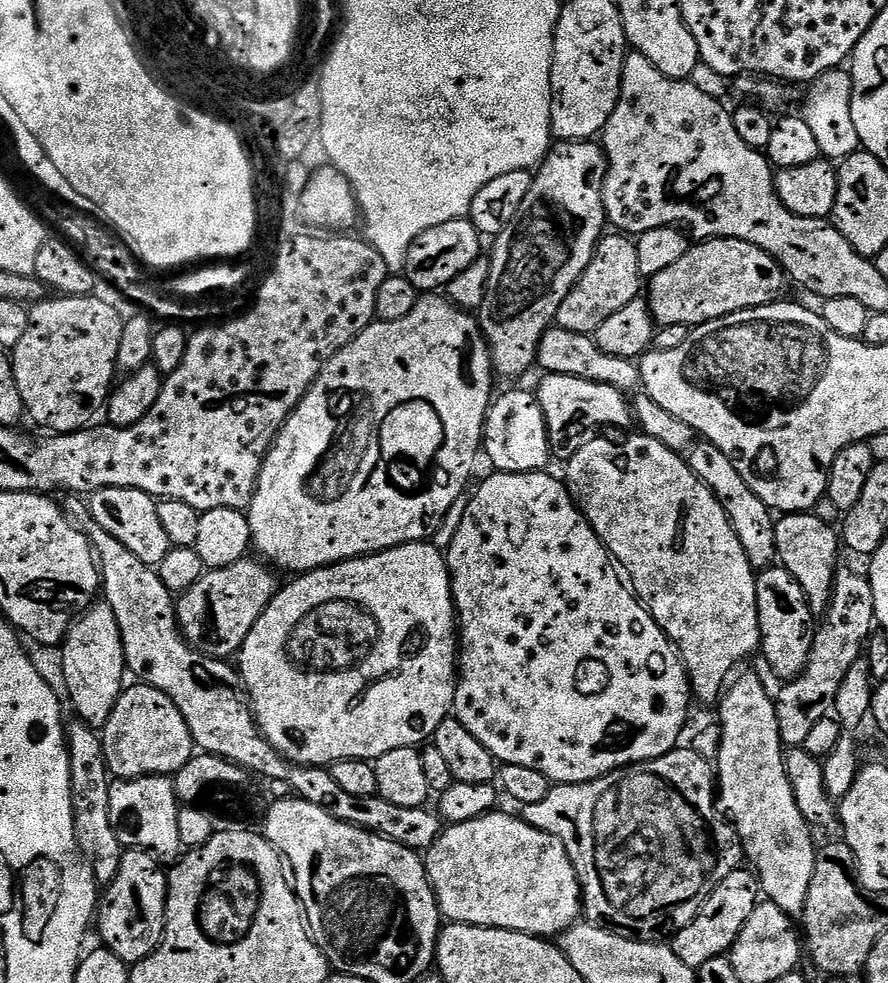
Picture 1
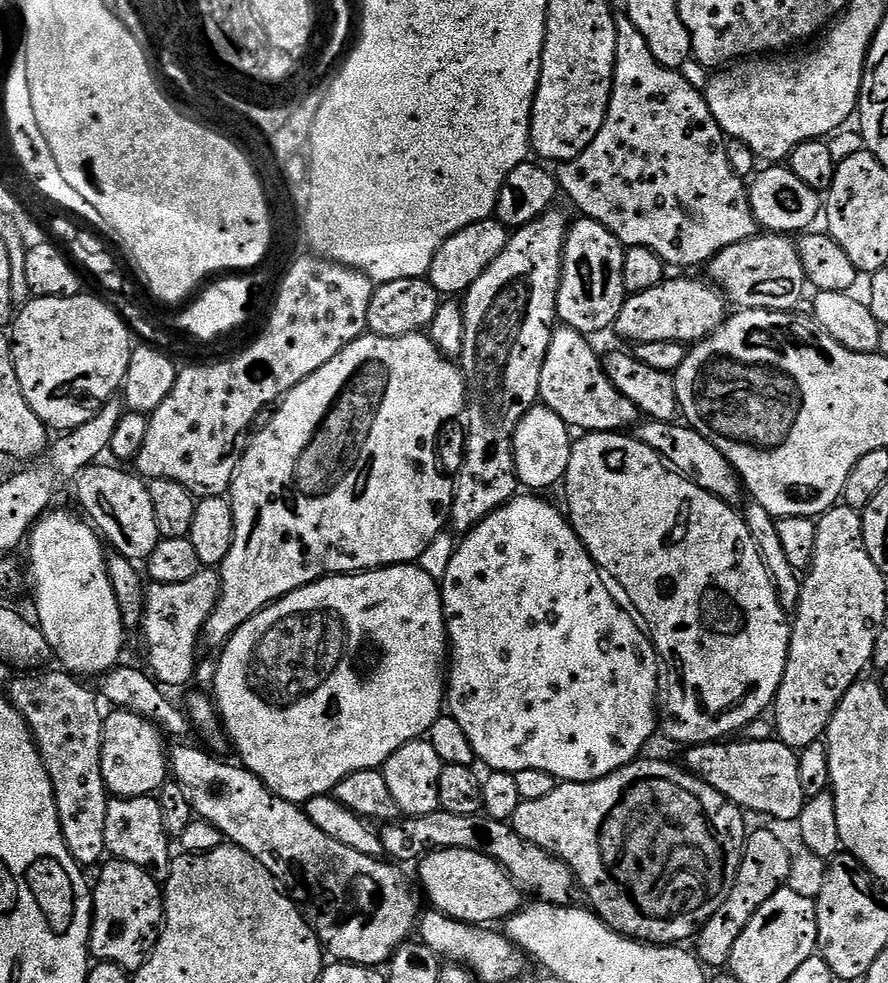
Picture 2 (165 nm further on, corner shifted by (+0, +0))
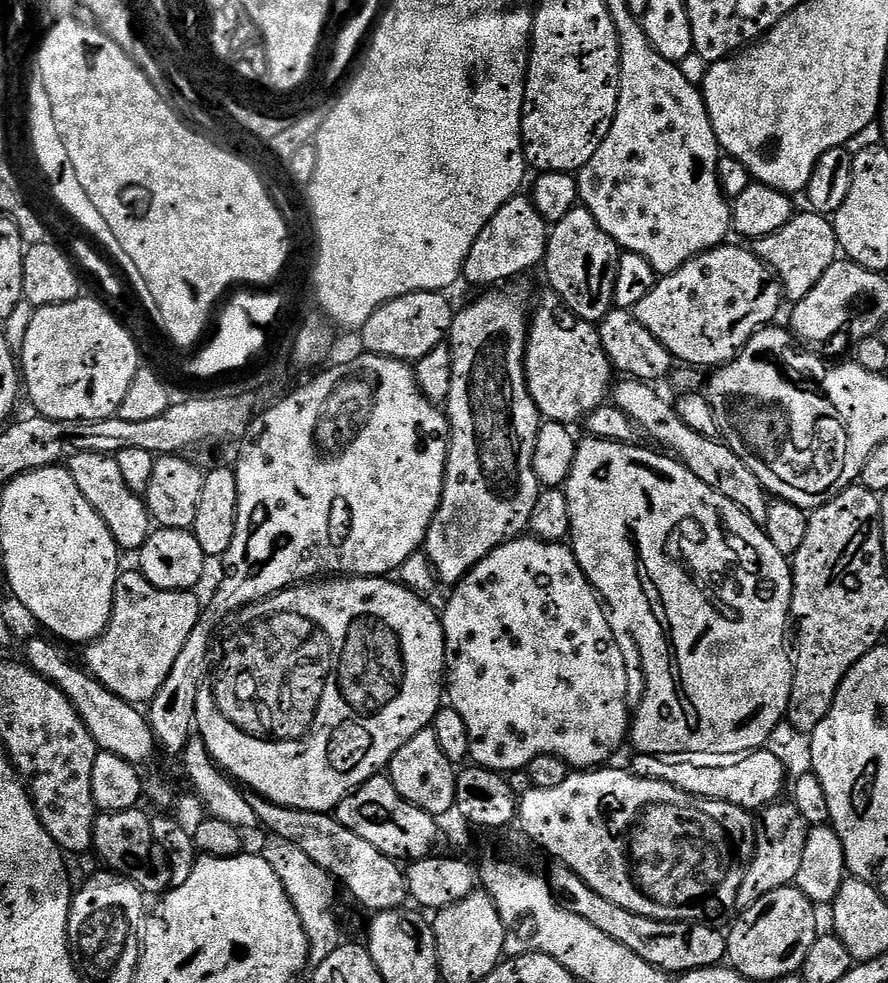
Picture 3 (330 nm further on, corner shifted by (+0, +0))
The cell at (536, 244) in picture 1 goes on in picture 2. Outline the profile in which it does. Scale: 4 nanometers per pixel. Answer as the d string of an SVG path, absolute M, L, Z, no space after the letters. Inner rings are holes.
M549 210L539 220L515 229L506 250L490 262L490 266L462 296L466 334L464 349L458 361L468 386L466 417L468 416L468 445L464 448L464 469L452 493L451 527L467 534L483 522L494 510L518 495L516 463L512 447L518 422L540 399L542 362L550 350L552 334L558 324L556 299L564 261L564 243L568 237L570 219L564 212Z

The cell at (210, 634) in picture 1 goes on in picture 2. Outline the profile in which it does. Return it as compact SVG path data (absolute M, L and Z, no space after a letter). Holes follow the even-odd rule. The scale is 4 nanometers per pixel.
M208 566L186 582L147 585L142 617L144 648L148 651L147 667L161 685L180 688L191 682L196 672L196 647L201 647L204 627L219 597L220 573Z

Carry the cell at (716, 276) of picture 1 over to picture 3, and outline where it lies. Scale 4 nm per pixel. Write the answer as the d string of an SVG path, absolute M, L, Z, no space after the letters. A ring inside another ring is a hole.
M811 210L797 211L782 230L769 236L763 236L755 241L756 257L766 265L768 271L778 281L783 295L789 296L789 301L795 302L806 298L814 286L818 286L818 278L826 274L826 270L838 259L836 229L833 221L826 216L820 216Z

